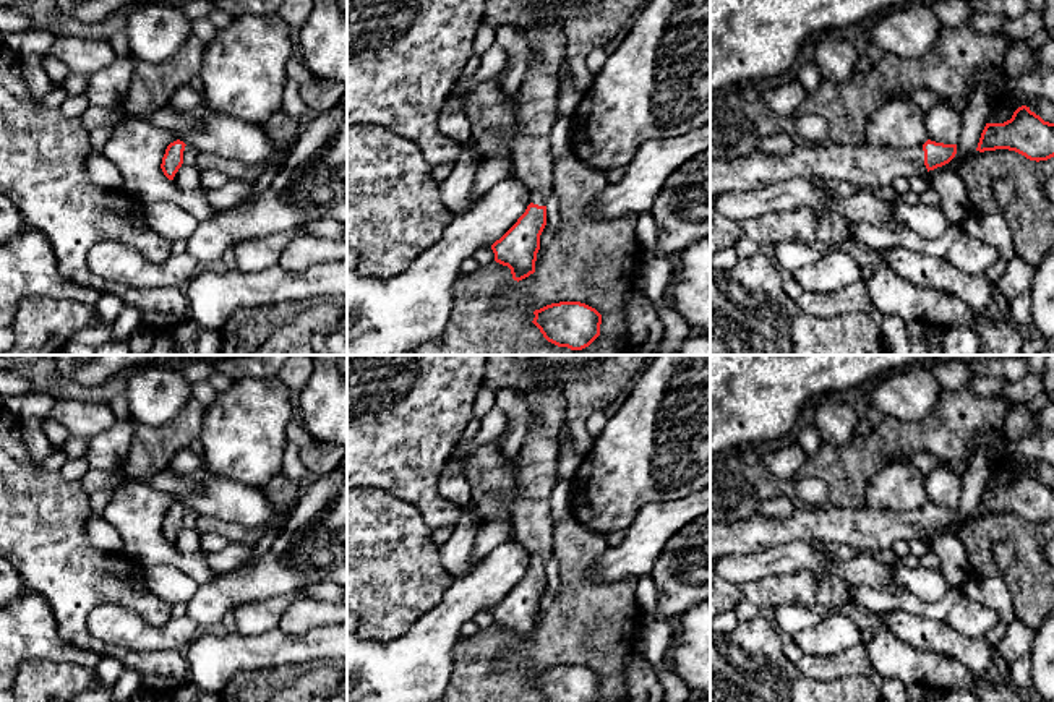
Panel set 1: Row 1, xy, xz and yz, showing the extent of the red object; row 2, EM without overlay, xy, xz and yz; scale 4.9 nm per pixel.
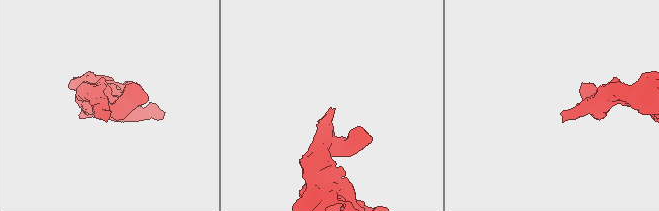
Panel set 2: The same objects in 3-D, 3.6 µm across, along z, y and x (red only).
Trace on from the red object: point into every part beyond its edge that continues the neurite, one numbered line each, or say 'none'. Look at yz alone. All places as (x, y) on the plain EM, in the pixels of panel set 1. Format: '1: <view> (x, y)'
1: yz (868, 530)

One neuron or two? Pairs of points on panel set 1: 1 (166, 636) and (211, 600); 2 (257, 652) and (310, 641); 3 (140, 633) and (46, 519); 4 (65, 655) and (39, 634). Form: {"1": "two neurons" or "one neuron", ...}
{"1": "two neurons", "2": "one neuron", "3": "two neurons", "4": "one neuron"}

